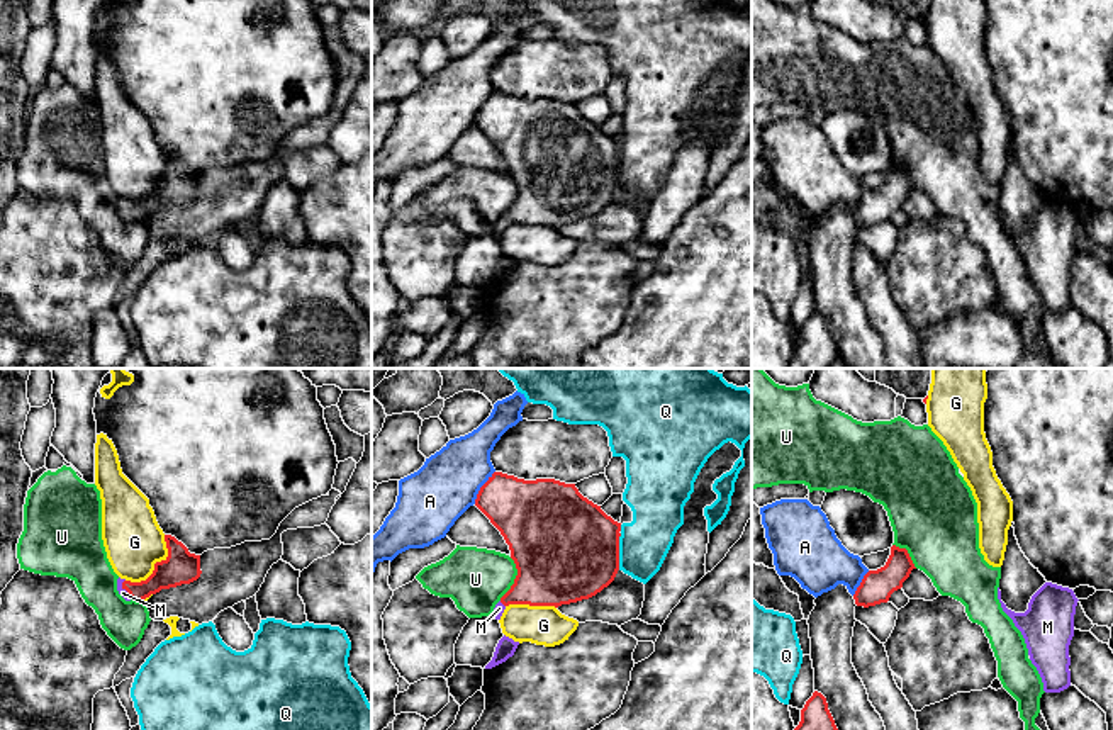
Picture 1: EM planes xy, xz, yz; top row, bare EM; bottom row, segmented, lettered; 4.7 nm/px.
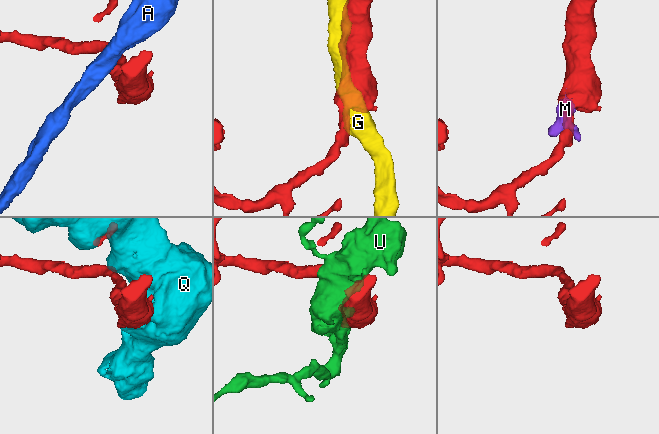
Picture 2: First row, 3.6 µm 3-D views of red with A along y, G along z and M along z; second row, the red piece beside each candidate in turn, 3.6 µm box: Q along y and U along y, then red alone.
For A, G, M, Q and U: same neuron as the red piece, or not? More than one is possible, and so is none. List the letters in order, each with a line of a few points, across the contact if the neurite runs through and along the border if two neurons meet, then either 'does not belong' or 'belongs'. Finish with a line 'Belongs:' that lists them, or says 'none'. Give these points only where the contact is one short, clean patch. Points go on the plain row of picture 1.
A: xz (494, 90), (474, 123) | does not belong
G: does not belong
M: xy (175, 190), (143, 209), (126, 209), (123, 213) | belongs
Q: does not belong
U: does not belong
Belongs: M

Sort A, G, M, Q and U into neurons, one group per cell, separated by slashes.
A / G / M / Q / U

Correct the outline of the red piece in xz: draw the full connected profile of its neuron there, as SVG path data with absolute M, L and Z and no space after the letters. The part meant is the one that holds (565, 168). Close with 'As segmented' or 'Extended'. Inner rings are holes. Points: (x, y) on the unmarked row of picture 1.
M494 92L480 107L475 126L501 151L517 188L514 204L494 227L495 239L509 224L558 227L589 219L607 207L619 190L621 143L584 117L575 104Z. Extended

